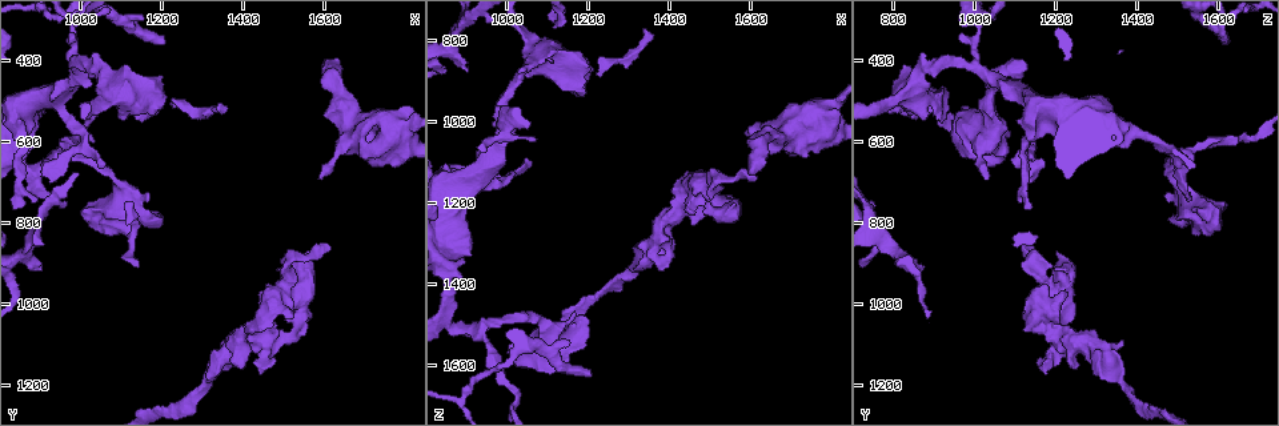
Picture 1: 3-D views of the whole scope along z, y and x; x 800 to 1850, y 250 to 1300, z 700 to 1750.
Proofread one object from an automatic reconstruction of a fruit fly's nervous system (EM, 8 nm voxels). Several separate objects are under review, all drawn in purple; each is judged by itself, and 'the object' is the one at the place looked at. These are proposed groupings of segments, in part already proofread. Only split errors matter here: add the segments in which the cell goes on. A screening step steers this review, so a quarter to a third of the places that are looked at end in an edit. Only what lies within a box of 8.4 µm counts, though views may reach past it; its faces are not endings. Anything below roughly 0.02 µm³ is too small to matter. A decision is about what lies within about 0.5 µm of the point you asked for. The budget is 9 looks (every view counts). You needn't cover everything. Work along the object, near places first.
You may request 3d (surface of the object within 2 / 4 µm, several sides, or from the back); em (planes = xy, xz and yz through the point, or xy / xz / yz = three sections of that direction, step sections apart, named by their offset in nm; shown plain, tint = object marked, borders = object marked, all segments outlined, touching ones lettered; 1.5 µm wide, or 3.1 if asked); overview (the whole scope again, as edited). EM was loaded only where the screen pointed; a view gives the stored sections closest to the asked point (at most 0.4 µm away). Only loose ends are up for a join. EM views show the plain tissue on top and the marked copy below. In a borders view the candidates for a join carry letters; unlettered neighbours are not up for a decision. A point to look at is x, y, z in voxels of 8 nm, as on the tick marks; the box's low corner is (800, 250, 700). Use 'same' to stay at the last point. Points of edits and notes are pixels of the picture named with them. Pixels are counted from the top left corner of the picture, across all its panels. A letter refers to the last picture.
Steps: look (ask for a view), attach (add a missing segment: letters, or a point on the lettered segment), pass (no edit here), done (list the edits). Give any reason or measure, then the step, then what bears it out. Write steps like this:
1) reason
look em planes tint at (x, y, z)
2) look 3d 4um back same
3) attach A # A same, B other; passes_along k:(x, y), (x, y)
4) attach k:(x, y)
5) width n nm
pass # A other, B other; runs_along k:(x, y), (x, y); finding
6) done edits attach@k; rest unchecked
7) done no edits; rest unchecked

branch stops here
look em xy step 4 borders at (1605, 860, 1145)

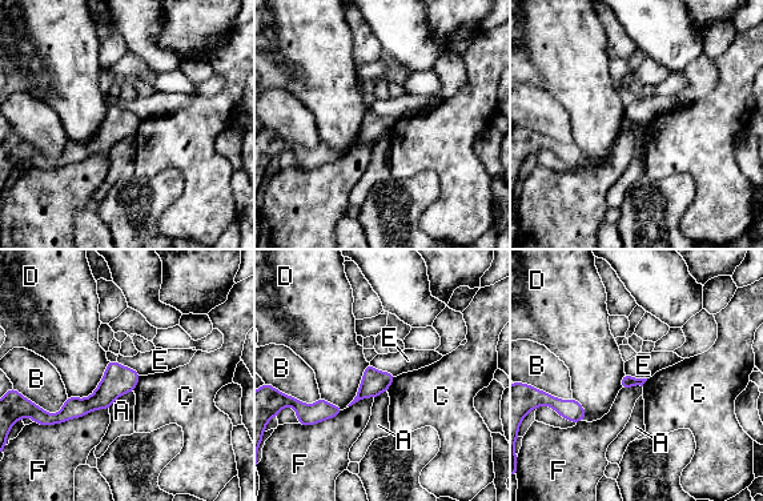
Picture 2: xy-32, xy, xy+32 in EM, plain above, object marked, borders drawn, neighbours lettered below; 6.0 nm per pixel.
pass # A other, B other, C other, D other, E other, F other; runs_along 2:(135, 376), (59, 417); none of them fits

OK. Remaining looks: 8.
free end
look em planes tint at (1205, 360, 1630)

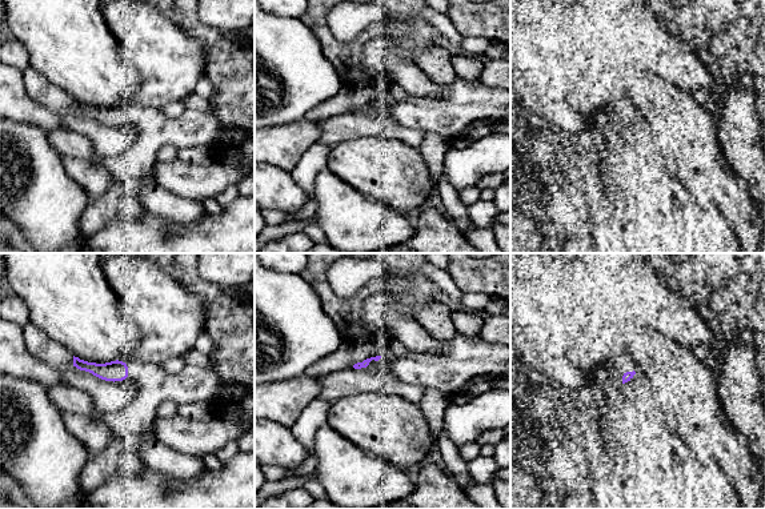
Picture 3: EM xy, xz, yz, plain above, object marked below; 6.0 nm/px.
look em planes borders same

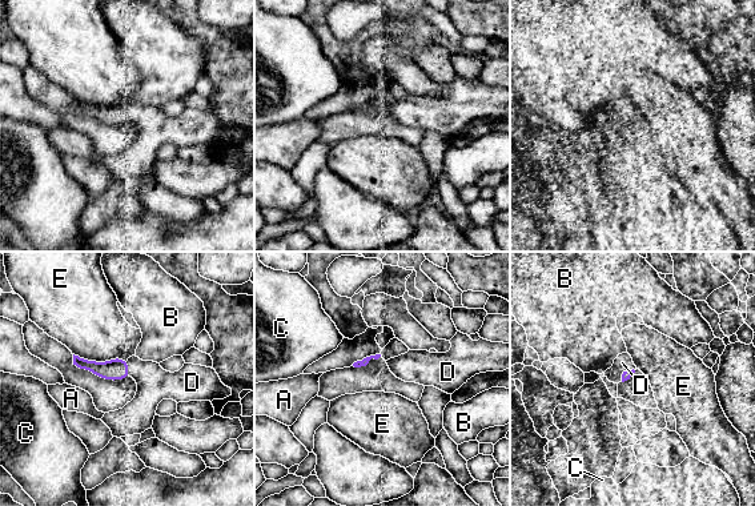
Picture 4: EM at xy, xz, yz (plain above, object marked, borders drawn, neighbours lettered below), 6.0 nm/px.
attach 4:(622, 362) # A other, B other, C other, D same, E other; it goes on there

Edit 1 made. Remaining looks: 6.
look overview

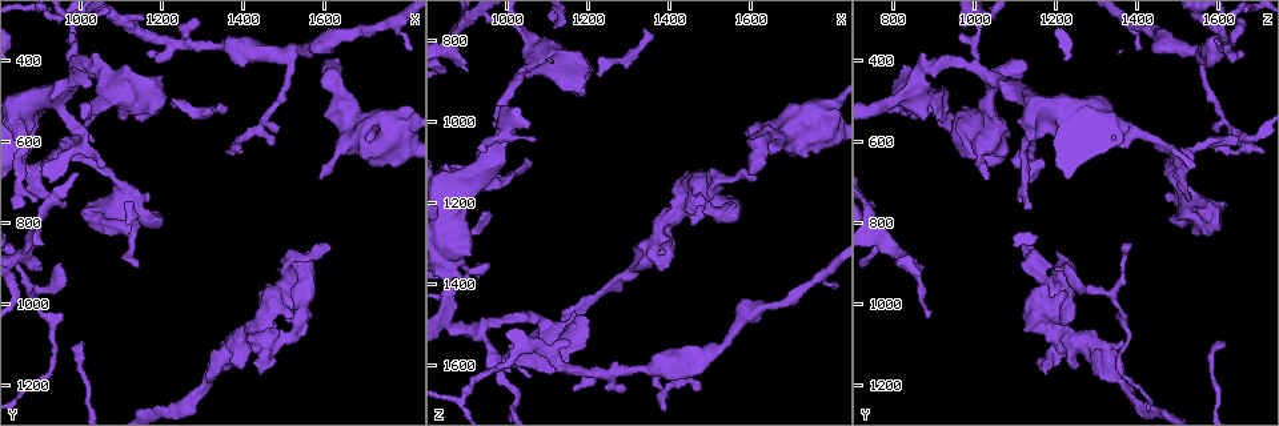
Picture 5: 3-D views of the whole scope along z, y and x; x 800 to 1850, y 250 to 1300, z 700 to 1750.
branch stops here
look 3d 2um at (1590, 405, 1130)

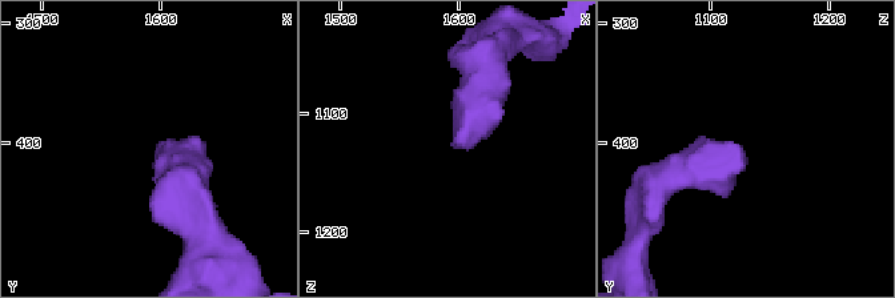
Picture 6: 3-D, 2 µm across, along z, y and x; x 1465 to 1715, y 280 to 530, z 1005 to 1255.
shape alone is not enough
look em xz step 8 tint at (1596, 404, 1120)

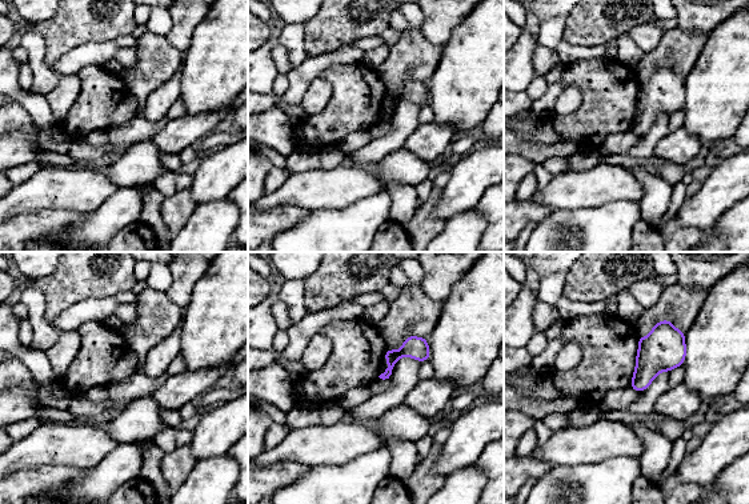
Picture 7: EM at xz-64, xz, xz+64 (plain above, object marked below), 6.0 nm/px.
look em planes borders same

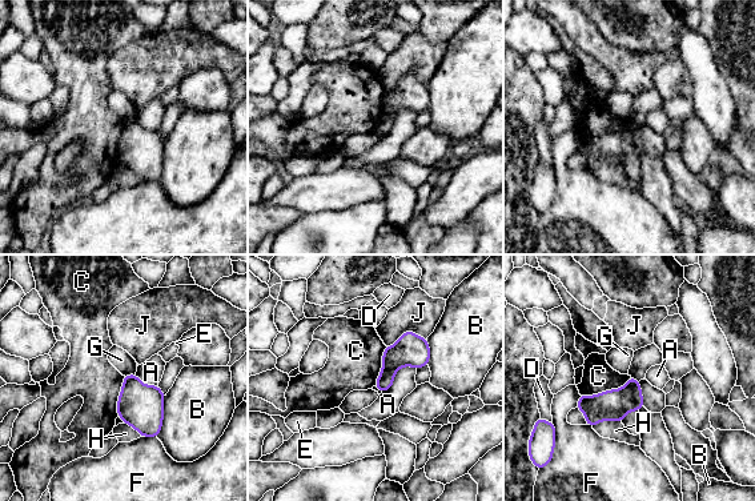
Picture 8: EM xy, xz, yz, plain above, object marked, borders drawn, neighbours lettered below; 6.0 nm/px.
width 120 nm
pass # A other, B other, C other, D other, E other, F other, G other, H other, J other; border 8:(630, 376), (622, 387), (579, 395); no lettered segment goes on from it

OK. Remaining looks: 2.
look em planes borders at (910, 920, 870)

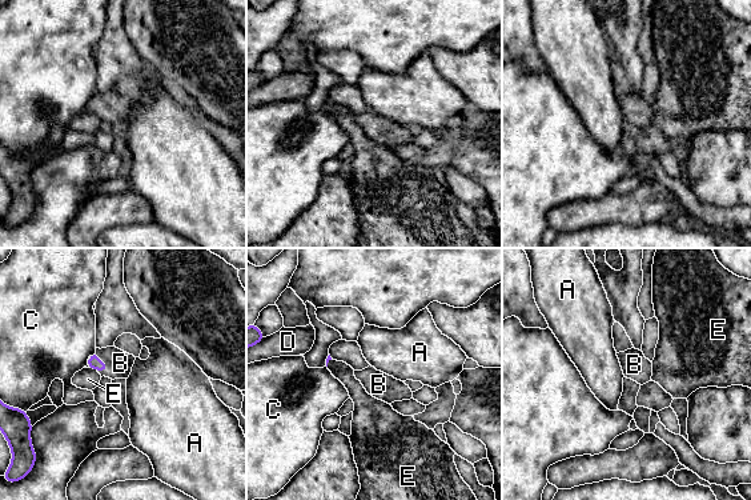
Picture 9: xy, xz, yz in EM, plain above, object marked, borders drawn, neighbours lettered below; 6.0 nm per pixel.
longest_contact B 140 nm
attach 9:(120, 363) # A other, B same, C other, D other, E other; passes_along 9:(93, 362), (103, 363), (120, 363); the cell continues

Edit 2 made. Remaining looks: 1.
done edits attach@4, attach@9; rest unchecked

